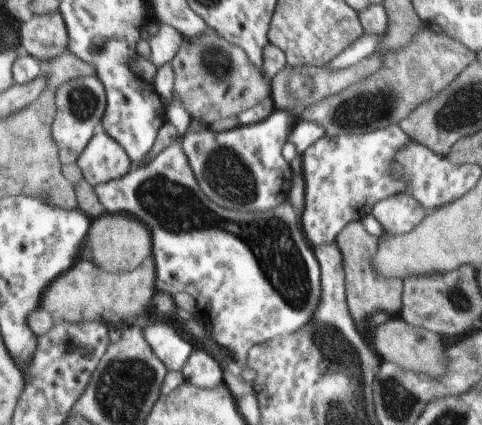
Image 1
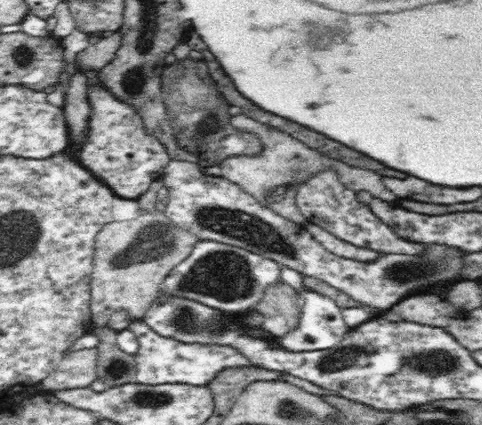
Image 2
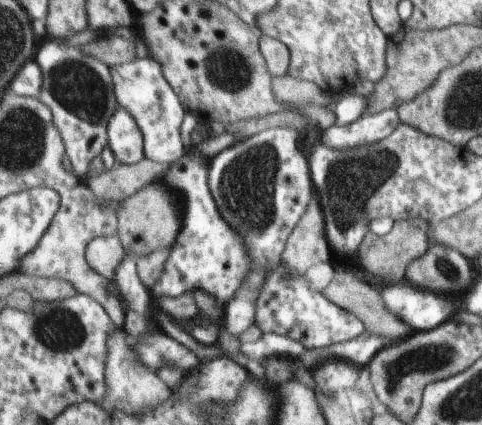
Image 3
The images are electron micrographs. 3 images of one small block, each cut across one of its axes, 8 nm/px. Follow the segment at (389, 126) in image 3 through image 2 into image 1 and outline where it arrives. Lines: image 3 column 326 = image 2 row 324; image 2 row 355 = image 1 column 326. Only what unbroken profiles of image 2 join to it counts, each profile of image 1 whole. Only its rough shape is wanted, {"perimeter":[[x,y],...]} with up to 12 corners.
{"perimeter":[[389,124],[323,136],[301,154],[313,248],[403,190]]}

